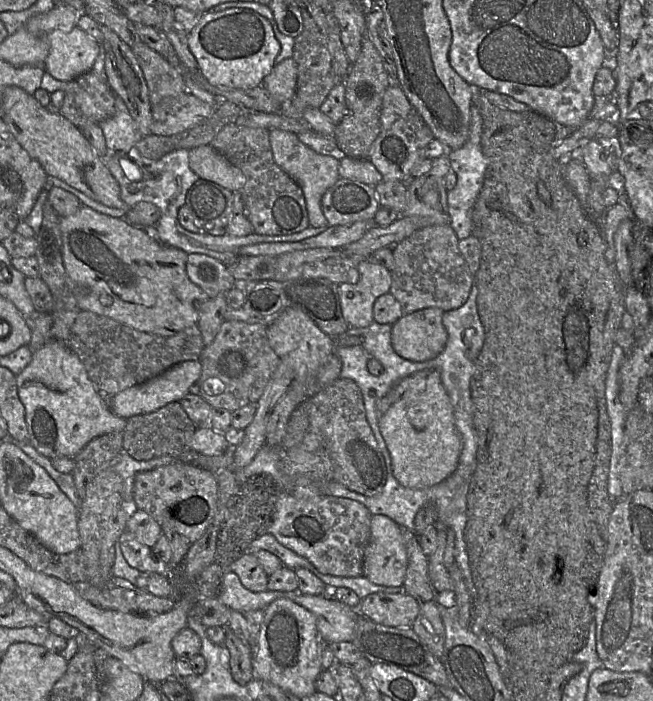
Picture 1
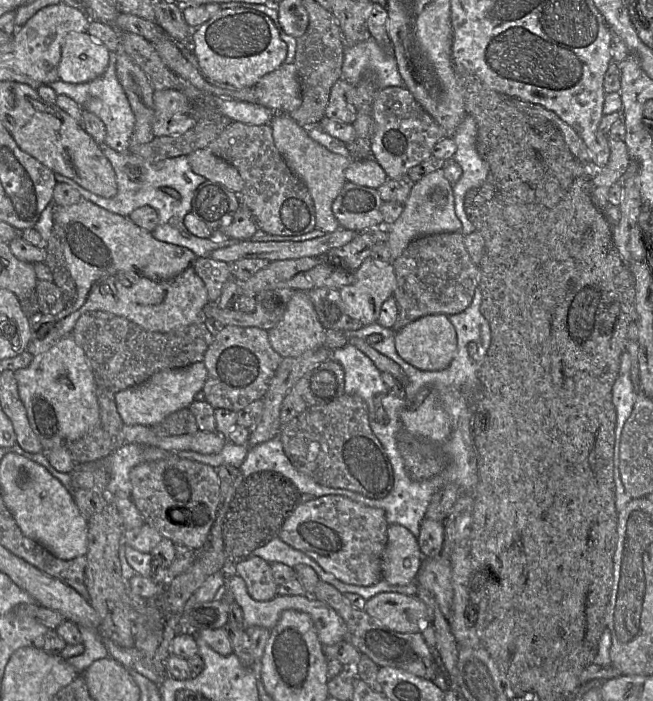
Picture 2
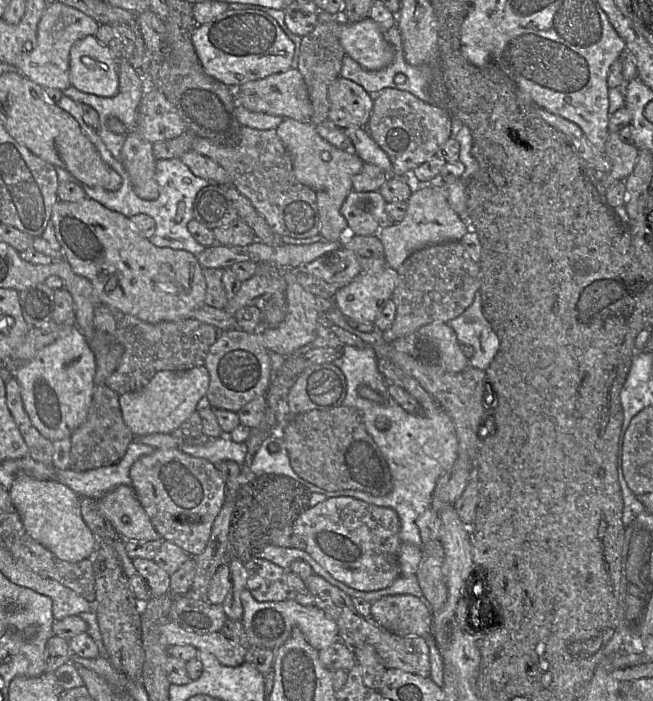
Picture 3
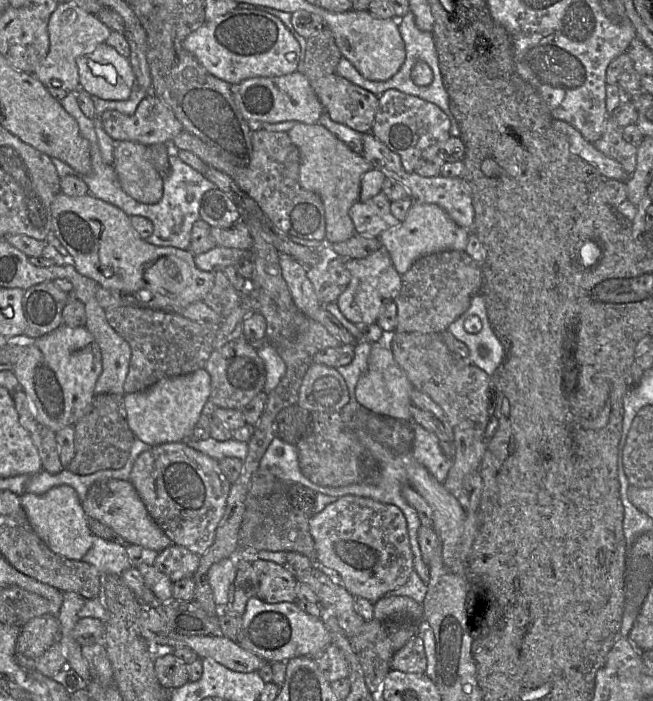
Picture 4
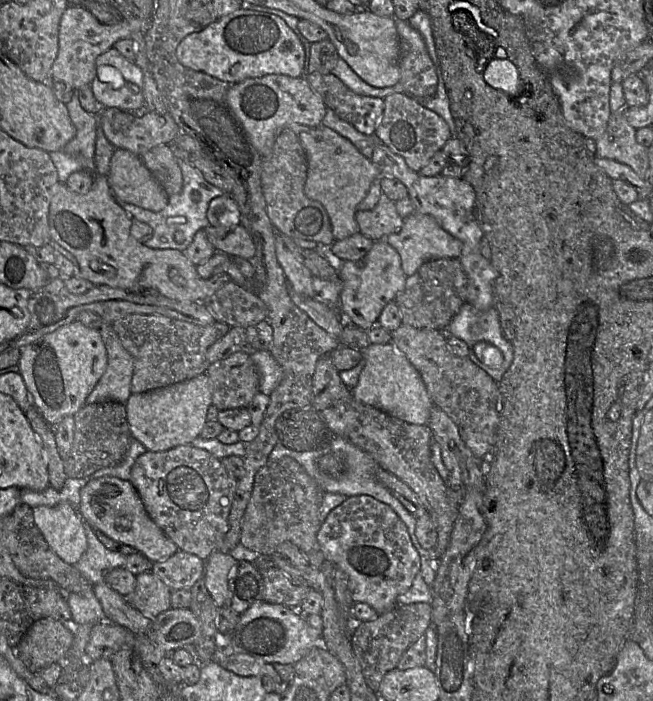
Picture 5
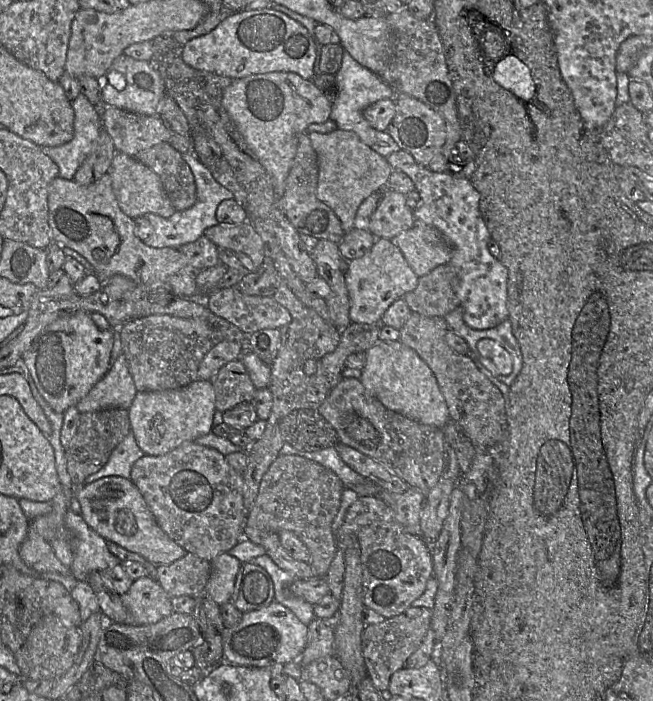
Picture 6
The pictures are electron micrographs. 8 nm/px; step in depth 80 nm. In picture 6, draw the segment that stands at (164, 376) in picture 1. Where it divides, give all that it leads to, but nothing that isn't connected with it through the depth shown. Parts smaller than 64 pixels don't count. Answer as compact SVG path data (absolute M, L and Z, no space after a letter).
M200 379L177 389L138 391L128 409L131 431L138 445L145 454L153 456L167 454L183 443L192 442L211 432L213 425L215 425L214 414L216 411L213 386L210 381Z

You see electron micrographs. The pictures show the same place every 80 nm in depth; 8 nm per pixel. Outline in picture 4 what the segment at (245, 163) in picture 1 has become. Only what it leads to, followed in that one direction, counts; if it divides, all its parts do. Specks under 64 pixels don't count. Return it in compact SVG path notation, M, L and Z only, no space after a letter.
M254 130L251 133L252 156L247 166L237 166L222 157L215 149L211 149L204 141L191 132L183 131L172 141L172 153L176 149L187 150L194 153L211 167L228 174L237 186L254 199L269 220L286 235L293 235L302 239L318 240L323 242L326 238L325 211L320 196L305 190L300 185L300 153L286 131Z

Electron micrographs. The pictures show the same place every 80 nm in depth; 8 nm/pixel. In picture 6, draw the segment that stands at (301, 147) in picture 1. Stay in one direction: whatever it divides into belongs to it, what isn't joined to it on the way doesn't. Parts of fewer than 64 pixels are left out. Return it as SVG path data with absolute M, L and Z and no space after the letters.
M337 129L330 133L315 131L307 135L318 158L316 196L333 210L347 234L359 225L357 210L360 204L371 194L387 188L394 170L385 157L364 144L354 132Z

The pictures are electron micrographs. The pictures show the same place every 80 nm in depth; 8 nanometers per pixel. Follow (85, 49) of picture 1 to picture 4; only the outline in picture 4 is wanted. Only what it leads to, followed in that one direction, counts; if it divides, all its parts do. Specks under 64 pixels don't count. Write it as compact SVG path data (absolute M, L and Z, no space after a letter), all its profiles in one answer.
M106 44L79 57L77 67L80 90L103 100L127 100L137 87L129 60Z

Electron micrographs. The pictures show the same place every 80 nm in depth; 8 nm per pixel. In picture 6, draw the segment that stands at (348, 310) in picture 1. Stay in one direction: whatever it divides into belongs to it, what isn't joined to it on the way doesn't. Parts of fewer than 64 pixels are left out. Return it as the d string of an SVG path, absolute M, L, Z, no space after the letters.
M377 238L366 255L349 261L344 277L350 298L350 320L358 324L379 323L390 305L413 291L419 281L401 250L386 238Z

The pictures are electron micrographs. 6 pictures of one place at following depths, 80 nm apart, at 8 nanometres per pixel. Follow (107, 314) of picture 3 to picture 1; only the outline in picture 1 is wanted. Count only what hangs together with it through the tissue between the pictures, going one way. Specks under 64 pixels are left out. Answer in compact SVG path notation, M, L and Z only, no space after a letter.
M89 311L79 313L66 343L78 355L85 366L88 377L99 392L107 396L114 396L120 391L142 384L181 362L199 360L206 347L197 325L190 326L175 335L163 337L138 331L112 318Z

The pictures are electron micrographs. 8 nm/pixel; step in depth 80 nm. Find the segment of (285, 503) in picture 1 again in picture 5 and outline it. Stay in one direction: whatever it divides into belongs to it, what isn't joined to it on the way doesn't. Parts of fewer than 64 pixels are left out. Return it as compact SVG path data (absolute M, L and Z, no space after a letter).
M369 495L348 496L332 509L323 520L317 538L326 562L347 575L352 601L366 603L379 614L398 606L398 596L411 587L415 576L420 572L421 557L412 543L406 524L389 505Z

